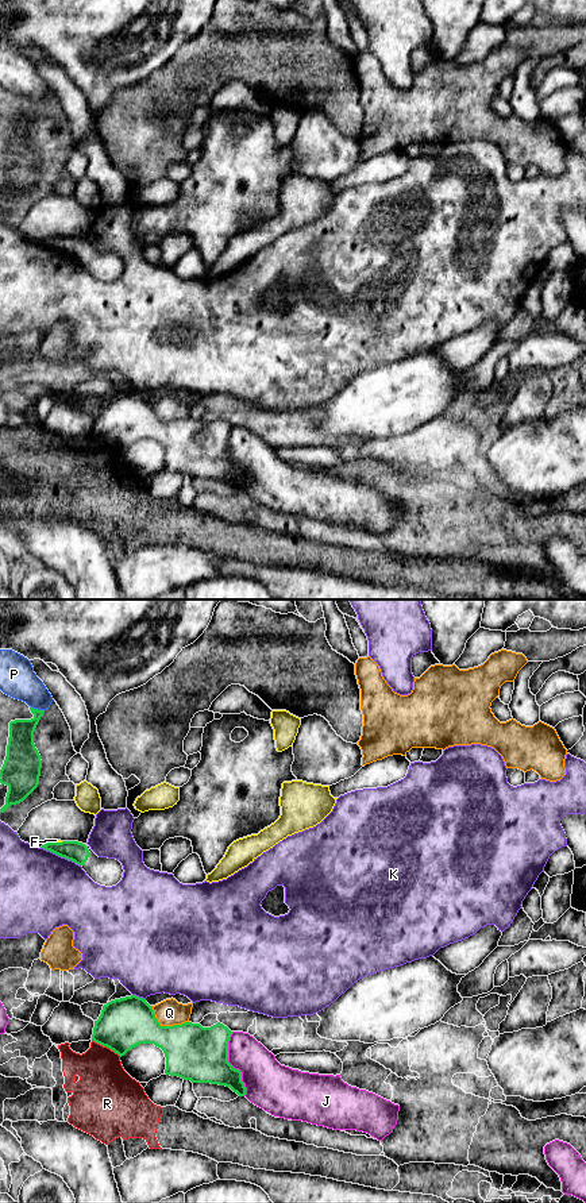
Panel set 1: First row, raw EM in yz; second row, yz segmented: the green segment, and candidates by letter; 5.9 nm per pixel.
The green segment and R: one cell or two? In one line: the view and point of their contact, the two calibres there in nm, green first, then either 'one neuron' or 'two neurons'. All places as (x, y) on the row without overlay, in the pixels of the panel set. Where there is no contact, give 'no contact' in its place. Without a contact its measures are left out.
contact yz (107, 442); calibres 300 and 320 nm; two neurons

